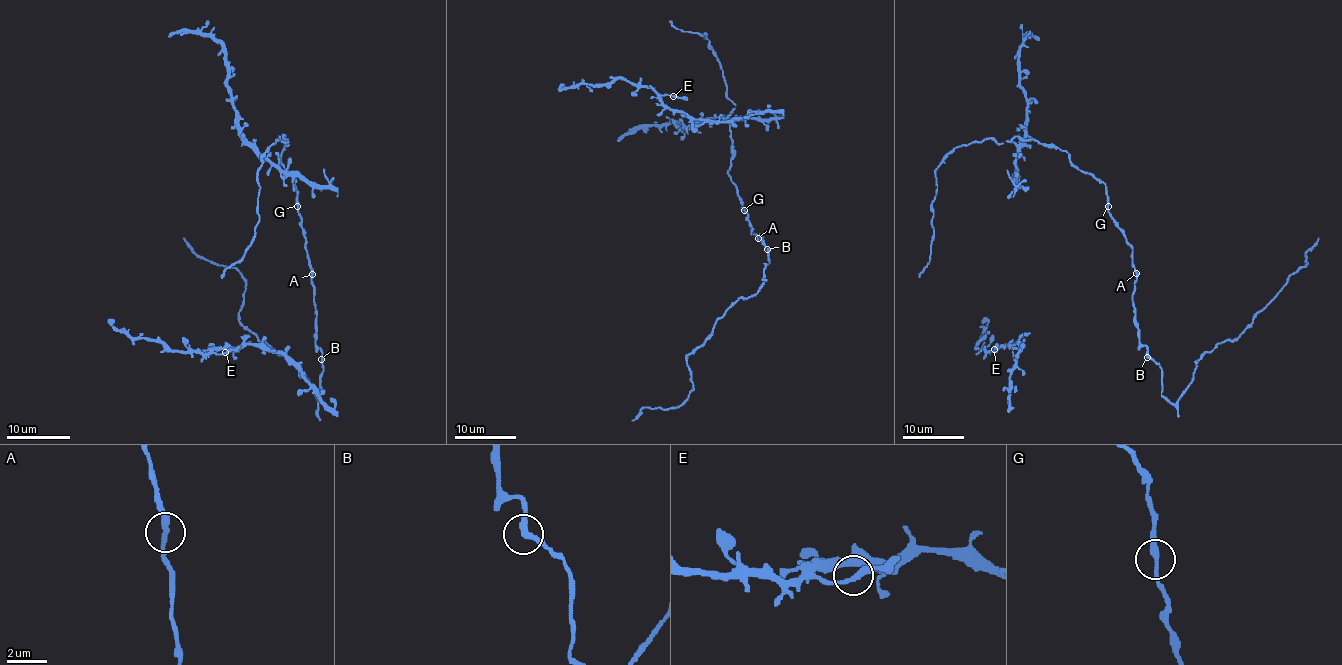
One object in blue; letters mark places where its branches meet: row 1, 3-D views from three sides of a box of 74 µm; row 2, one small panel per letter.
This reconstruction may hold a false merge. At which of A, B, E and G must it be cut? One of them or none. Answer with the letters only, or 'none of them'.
none of them

